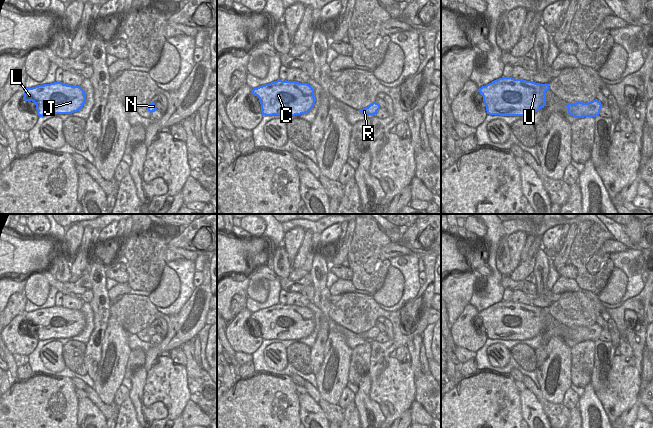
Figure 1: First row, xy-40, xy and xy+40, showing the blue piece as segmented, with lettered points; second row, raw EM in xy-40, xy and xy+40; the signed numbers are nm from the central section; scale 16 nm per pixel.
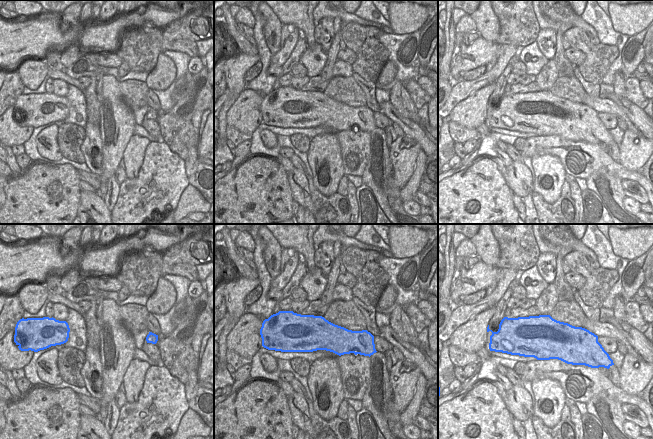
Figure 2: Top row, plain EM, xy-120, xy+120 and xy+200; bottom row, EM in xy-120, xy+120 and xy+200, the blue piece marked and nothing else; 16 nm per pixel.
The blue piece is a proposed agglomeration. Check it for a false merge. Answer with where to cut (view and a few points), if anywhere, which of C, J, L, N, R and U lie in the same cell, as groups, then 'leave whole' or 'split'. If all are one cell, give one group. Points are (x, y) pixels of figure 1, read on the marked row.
no cut; C J L N R U; leave whole

